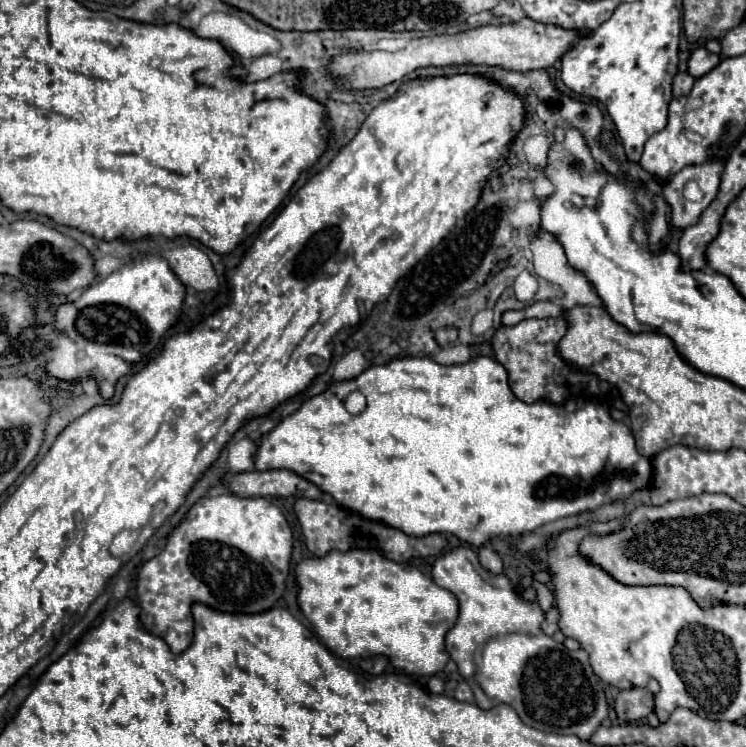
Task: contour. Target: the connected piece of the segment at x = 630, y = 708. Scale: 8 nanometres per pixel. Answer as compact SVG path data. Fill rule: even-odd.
M651 679L645 689L621 691L615 701L615 713L621 721L639 721L653 711L653 693L657 693L657 681Z

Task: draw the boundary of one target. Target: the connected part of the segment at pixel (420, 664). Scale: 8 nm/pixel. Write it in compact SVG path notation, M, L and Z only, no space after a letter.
M353 549L353 551L331 551L327 553L323 559L305 559L297 565L297 581L299 581L299 607L301 611L305 613L305 617L317 627L317 635L321 637L321 641L331 649L335 651L335 655L339 655L341 659L351 659L351 657L375 657L375 655L383 655L387 657L387 661L397 667L397 669L403 669L405 673L411 673L411 675L419 675L419 677L429 677L429 675L435 675L439 671L443 671L445 663L449 661L449 655L445 651L445 633L455 625L457 621L457 615L459 615L459 601L457 597L439 587L433 579L429 579L427 575L423 575L417 567L413 565L407 565L407 563L395 563L395 561L389 561L385 559L379 551L369 551L369 549Z

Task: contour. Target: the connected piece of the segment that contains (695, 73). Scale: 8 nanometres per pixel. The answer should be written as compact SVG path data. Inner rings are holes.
M699 47L691 53L689 57L689 63L687 63L687 73L695 79L699 79L701 75L709 73L713 67L717 67L719 63L719 55L715 53L709 53L705 47Z

